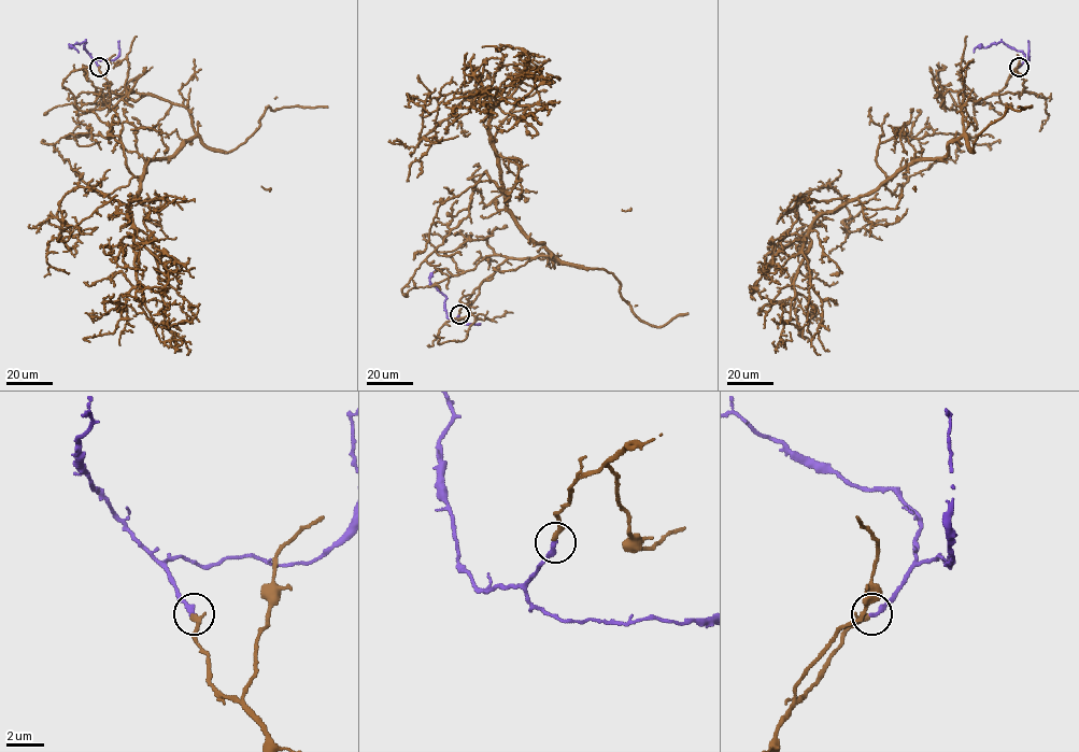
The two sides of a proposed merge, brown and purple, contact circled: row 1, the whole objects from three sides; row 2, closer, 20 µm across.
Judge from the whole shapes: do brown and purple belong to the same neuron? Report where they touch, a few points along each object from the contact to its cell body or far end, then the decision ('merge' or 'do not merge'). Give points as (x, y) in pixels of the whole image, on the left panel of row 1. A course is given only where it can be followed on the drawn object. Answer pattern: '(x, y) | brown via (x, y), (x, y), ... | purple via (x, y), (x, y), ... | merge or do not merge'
(99, 67) | brown via (98, 67), (112, 93), (189, 113), (194, 136), (146, 164), (129, 212), (146, 316), (169, 328), (189, 307) | purple via (98, 67), (84, 48), (85, 41), (69, 47), (77, 53) | merge

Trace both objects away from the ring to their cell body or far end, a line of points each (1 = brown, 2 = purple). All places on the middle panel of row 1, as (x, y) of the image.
1: (458, 313), (509, 258), (555, 258), (507, 207), (490, 126), (498, 89), (514, 103), (558, 77), (550, 79)
2: (458, 314), (450, 320), (445, 297), (429, 280), (438, 269)

